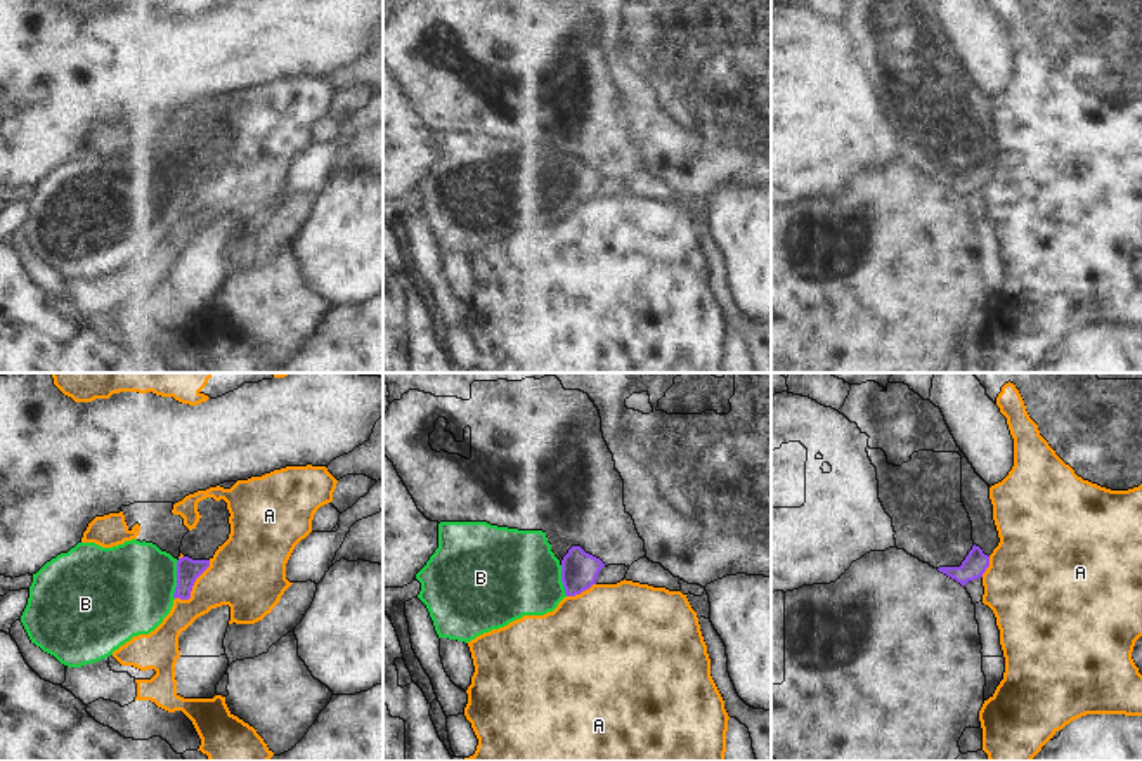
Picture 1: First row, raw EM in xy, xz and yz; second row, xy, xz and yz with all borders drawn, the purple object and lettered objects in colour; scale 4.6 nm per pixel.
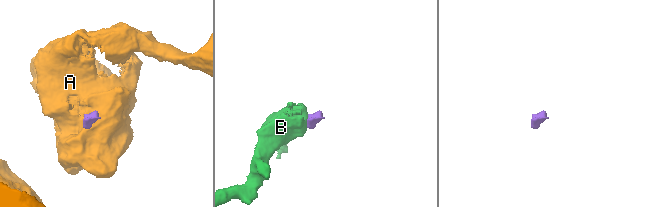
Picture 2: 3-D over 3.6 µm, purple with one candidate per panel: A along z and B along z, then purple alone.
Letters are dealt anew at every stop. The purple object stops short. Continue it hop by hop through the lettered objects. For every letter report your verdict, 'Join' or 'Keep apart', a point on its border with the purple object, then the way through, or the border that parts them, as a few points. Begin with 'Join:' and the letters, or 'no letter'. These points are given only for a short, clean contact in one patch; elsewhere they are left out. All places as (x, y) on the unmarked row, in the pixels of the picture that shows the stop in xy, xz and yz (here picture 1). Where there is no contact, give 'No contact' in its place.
Join: B
A: Keep apart. Touches purple at xy (193, 196). Boundary: xy (210, 172), (191, 207), (175, 210)
B: Join. Touches purple at xy (177, 191). Path across: xy (188, 182), (177, 191), (146, 191), (127, 201).

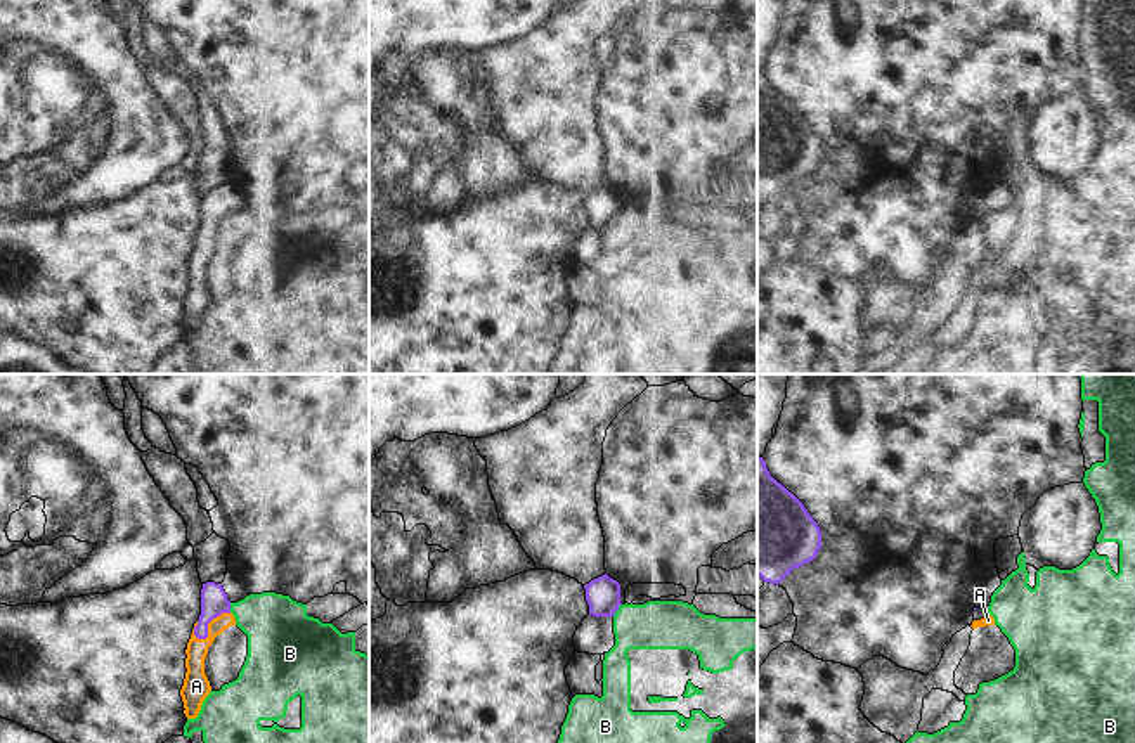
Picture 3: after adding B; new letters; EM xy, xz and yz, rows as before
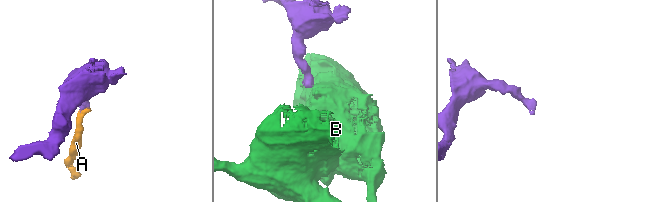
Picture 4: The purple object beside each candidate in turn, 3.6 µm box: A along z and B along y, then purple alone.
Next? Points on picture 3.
Join: A
A: Join. Touches purple at xy (207, 239). Path across: xy (214, 212), (214, 231), (207, 239), (207, 248), (196, 264)
B: Keep apart. Touches purple at xz (617, 220). Boundary: xz (621, 215), (612, 227).

